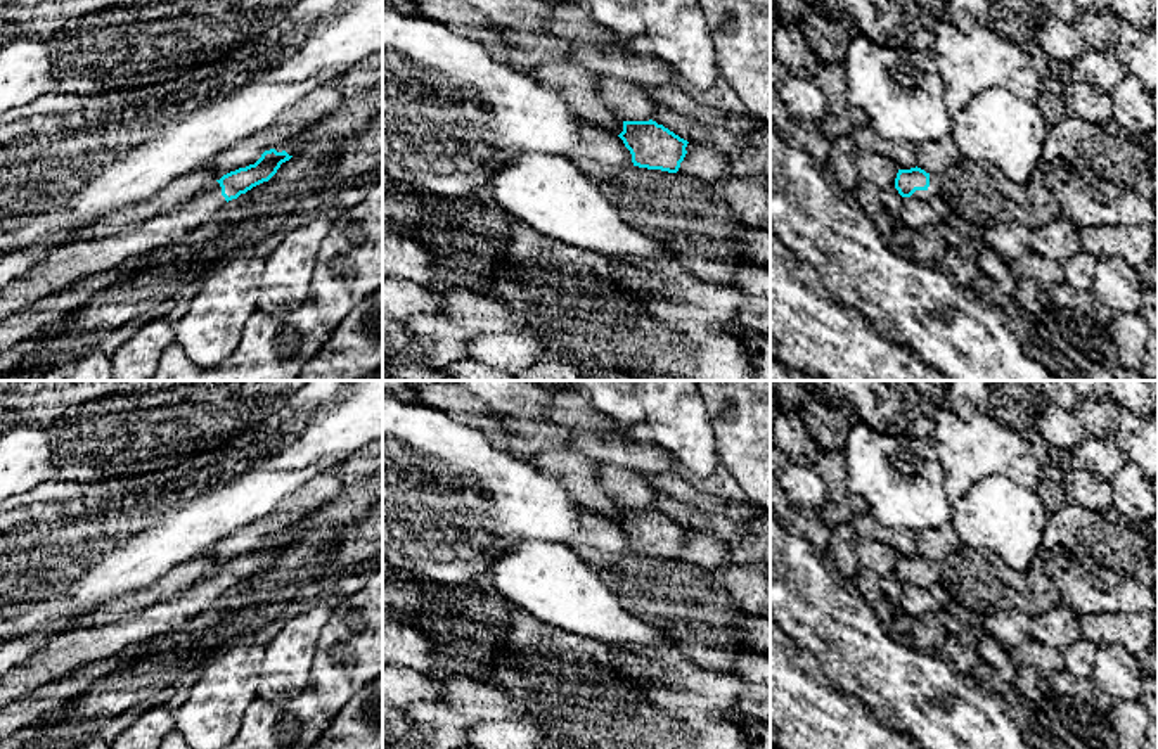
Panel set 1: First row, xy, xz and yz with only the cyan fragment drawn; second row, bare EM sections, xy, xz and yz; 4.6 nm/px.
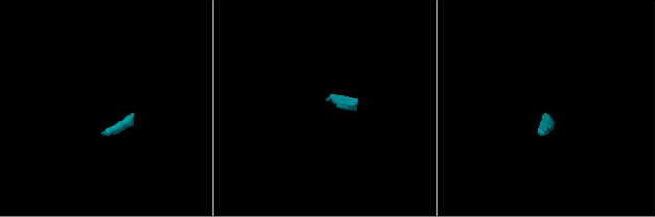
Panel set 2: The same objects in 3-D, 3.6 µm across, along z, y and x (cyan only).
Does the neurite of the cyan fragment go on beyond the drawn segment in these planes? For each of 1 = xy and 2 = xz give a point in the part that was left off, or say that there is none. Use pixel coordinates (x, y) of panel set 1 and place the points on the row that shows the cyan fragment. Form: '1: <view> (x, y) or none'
1: xy (64, 265)
2: none

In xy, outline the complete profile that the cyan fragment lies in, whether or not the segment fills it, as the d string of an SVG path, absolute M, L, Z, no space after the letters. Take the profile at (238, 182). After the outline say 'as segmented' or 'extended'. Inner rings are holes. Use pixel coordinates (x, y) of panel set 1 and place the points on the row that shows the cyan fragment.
M265 150L254 164L223 175L189 202L138 227L100 239L78 237L54 247L31 272L0 292L0 318L33 306L40 298L59 294L87 277L114 270L128 259L177 242L215 218L228 201L268 182L291 157L286 150Z; extended

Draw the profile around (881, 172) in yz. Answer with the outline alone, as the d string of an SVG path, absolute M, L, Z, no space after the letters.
M864 152L855 156L857 171L862 182L871 182L879 190L895 185L898 166L895 161L878 154Z

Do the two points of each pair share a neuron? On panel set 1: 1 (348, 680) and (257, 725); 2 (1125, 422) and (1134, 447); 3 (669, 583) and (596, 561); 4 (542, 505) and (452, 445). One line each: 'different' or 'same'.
1: same
2: same
3: same
4: same

